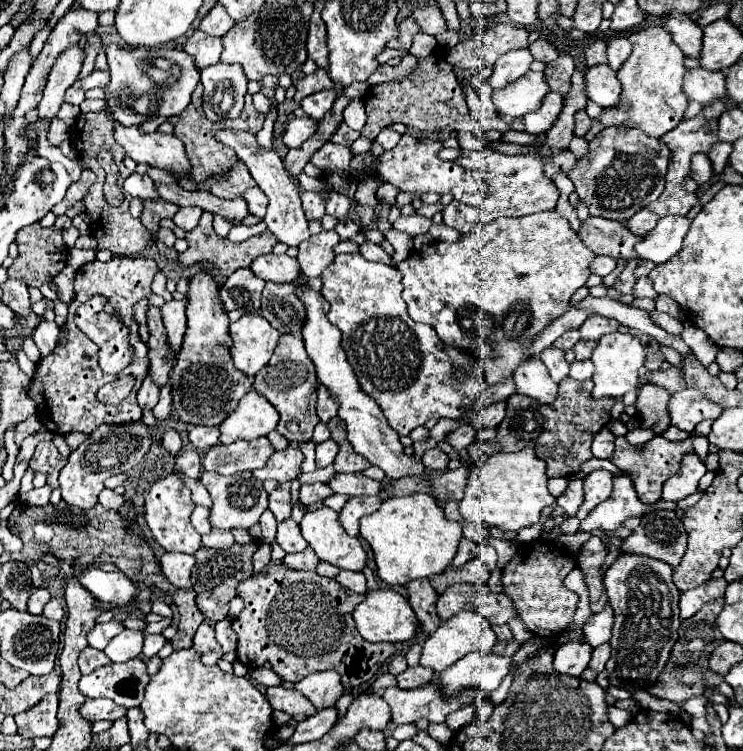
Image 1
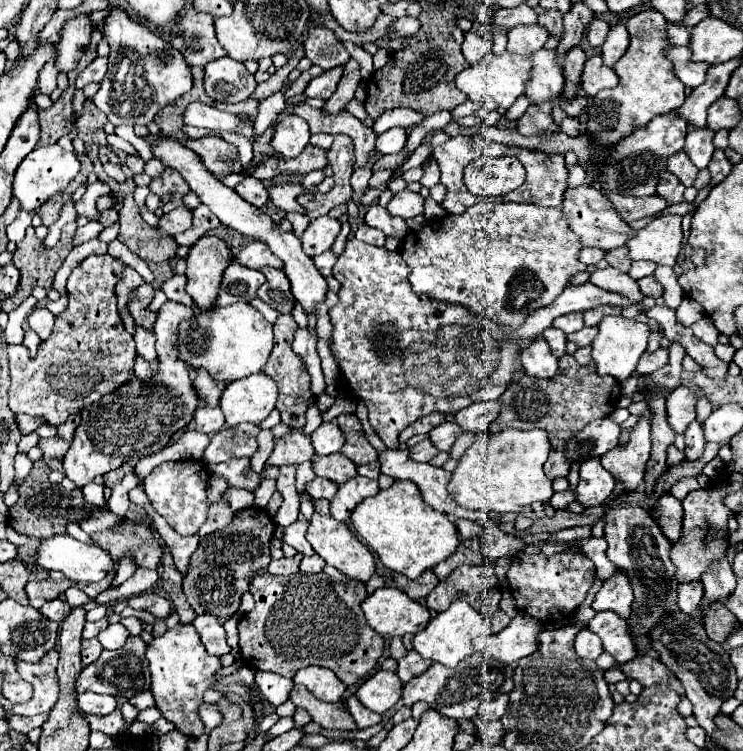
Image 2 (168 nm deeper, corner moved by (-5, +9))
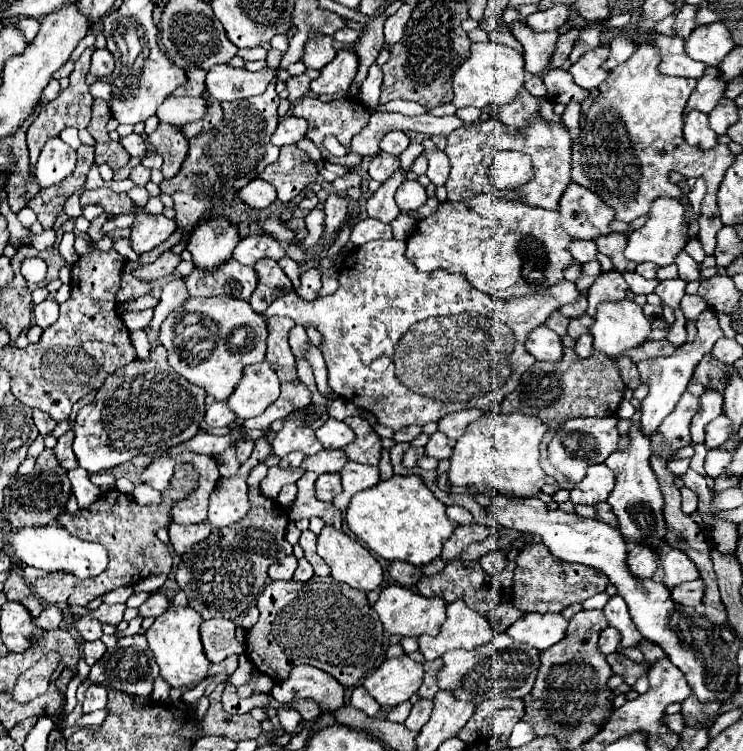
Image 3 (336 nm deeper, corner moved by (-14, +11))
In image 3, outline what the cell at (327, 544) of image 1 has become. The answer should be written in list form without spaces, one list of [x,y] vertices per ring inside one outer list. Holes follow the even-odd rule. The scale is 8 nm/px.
[[[325,524],[321,534],[317,536],[317,554],[329,564],[331,576],[337,582],[345,582],[345,584],[359,588],[359,590],[365,590],[365,592],[375,590],[383,582],[383,568],[375,560],[375,556],[359,540],[347,536],[343,530],[337,530],[331,524]]]

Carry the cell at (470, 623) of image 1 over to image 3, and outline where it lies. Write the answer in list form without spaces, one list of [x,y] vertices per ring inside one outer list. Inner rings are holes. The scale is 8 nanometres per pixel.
[[[461,598],[447,604],[447,620],[441,626],[439,636],[421,636],[419,650],[427,660],[441,658],[447,650],[473,650],[493,640],[493,628],[489,620],[471,610]]]

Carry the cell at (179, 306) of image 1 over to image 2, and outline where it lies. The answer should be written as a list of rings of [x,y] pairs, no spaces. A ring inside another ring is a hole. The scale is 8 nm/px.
[[[168,300],[154,324],[154,330],[158,330],[156,376],[144,382],[134,374],[116,392],[102,396],[100,402],[82,410],[82,420],[74,430],[70,450],[64,456],[64,472],[76,486],[82,488],[92,482],[94,476],[102,476],[128,460],[140,460],[164,450],[172,436],[192,422],[198,394],[190,380],[188,366],[176,360],[178,324],[190,316],[194,316],[194,308]]]

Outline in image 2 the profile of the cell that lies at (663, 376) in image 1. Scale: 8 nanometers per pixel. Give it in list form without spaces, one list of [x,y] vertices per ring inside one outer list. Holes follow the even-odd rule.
[[[658,348],[656,352],[644,352],[642,358],[638,360],[636,374],[640,374],[640,376],[652,374],[652,372],[656,372],[658,368],[662,368],[666,364],[668,364],[668,350],[666,348]]]

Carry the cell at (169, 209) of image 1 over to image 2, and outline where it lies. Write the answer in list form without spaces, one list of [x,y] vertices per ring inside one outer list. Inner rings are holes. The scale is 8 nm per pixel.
[[[164,168],[162,176],[156,176],[150,182],[150,192],[154,192],[156,196],[164,196],[168,192],[178,192],[178,194],[188,194],[190,188],[186,184],[186,180],[182,180],[182,176],[178,176],[178,172],[174,172],[172,168]]]

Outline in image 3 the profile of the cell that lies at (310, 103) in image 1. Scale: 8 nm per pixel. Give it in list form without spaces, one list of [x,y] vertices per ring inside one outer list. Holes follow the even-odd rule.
[[[351,50],[337,52],[335,60],[321,68],[321,76],[311,82],[311,92],[321,94],[347,94],[357,74],[357,54]]]

